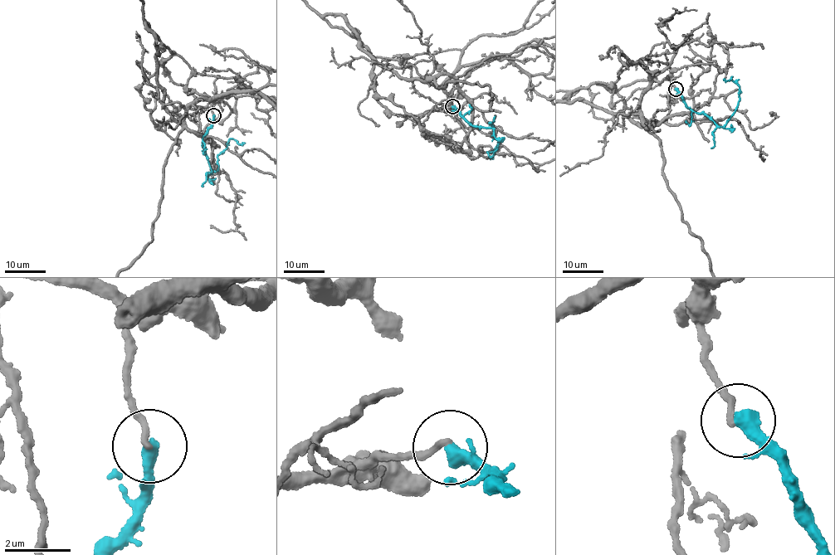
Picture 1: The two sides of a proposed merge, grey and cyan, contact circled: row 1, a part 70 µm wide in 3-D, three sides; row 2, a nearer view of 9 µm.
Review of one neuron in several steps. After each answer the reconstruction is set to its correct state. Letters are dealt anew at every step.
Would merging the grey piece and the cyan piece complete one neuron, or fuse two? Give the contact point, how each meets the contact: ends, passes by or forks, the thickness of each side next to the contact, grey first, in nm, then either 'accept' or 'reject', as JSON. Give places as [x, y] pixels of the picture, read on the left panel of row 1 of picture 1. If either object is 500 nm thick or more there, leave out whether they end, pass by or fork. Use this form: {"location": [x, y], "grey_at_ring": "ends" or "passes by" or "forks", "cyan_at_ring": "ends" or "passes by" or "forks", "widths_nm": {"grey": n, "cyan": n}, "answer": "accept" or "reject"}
{"location": [213, 115], "grey_at_ring": "ends", "cyan_at_ring": "ends", "widths_nm": {"grey": 180, "cyan": 440}, "answer": "reject"}

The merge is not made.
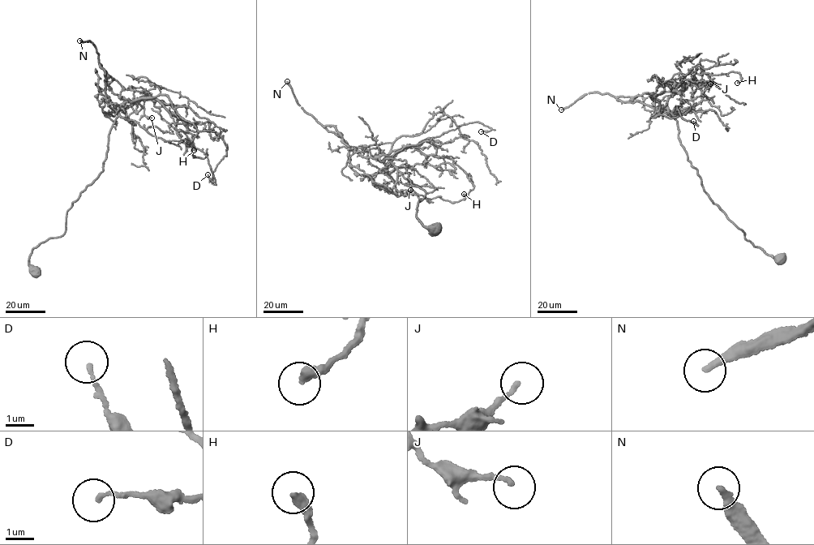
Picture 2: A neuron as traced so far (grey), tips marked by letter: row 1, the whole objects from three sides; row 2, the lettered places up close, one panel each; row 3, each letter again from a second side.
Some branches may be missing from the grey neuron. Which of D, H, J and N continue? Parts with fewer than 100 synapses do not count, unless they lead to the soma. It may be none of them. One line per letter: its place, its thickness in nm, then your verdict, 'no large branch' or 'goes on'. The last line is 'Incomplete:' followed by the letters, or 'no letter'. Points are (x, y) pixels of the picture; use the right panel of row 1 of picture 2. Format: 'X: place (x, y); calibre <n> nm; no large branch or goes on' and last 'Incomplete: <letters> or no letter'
D: place (693, 121); calibre 130 nm; no large branch
H: place (737, 83); calibre 360 nm; no large branch
J: place (710, 83); calibre 140 nm; no large branch
N: place (561, 109); calibre 280 nm; goes on
Incomplete: N

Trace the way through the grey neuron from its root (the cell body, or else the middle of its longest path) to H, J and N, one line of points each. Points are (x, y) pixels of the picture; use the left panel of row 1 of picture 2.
H: (35, 270), (28, 260), (32, 249), (64, 233), (72, 203), (102, 171), (119, 106), (148, 96), (194, 150)
J: (35, 270), (32, 249), (64, 233), (72, 203), (102, 171), (116, 118), (133, 124), (141, 99), (152, 118)
N: (35, 270), (32, 249), (64, 233), (72, 203), (102, 171), (117, 116), (95, 48), (79, 40)

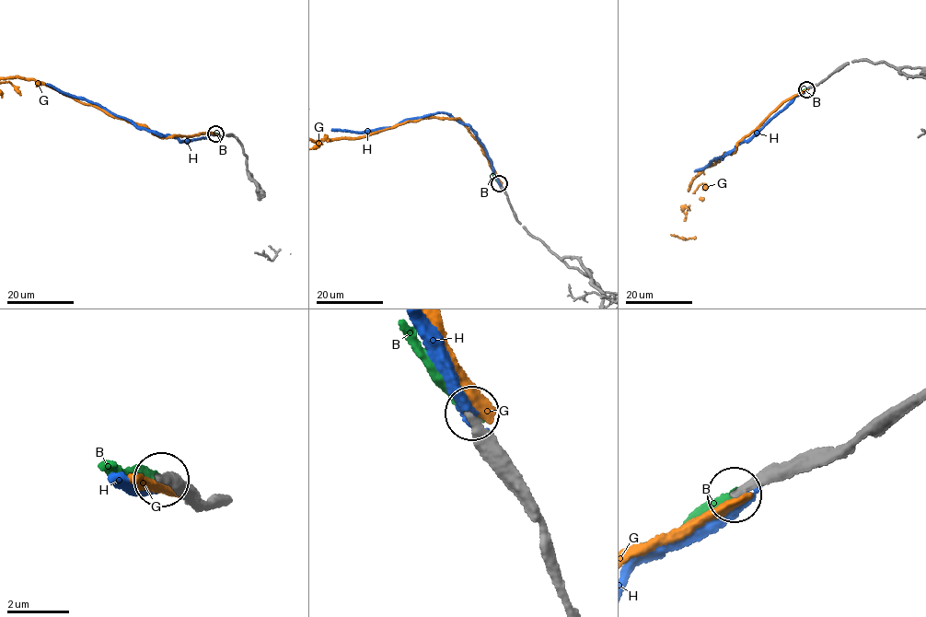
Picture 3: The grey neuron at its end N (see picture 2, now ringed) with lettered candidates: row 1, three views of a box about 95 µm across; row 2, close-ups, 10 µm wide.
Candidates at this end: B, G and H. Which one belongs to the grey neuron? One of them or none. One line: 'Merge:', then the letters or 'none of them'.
Merge: B

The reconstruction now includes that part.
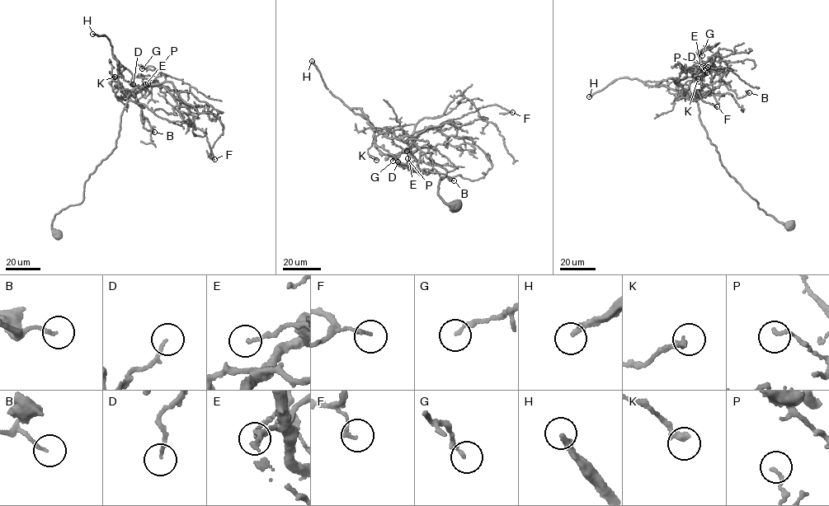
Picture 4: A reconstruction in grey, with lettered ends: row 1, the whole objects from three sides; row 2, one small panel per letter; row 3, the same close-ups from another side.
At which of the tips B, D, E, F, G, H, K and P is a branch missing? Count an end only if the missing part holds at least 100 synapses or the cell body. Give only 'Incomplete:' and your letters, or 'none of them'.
Incomplete: H

